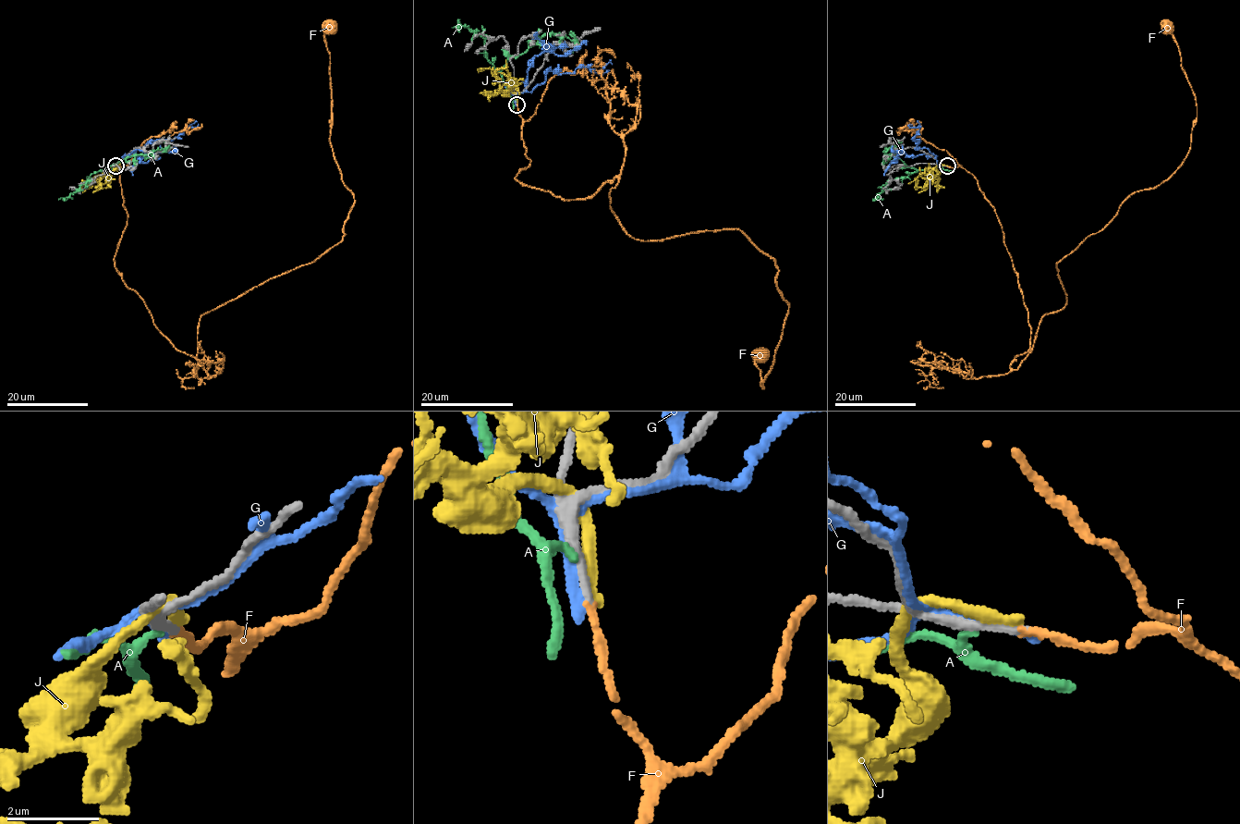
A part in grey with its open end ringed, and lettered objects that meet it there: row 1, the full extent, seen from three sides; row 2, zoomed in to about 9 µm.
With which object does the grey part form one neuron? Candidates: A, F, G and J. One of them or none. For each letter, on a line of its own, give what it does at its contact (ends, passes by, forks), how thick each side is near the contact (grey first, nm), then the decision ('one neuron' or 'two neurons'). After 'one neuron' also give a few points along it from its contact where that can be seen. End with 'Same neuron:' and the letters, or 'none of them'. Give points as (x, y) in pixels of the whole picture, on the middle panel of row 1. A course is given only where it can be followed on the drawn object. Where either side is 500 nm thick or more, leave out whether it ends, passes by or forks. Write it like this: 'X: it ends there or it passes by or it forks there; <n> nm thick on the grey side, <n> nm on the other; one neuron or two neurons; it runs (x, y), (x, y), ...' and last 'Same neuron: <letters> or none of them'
A: it passes by; 200 nm thick on the grey side, 160 nm on the other; two neurons
F: it ends there; 180 nm thick on the grey side, 140 nm on the other; one neuron; it runs (516, 104), (519, 183), (616, 177), (633, 238), (735, 228), (773, 259), (763, 388), (759, 352)
G: it passes by; 140 nm thick on the grey side, 180 nm on the other; two neurons
J: it ends there; 240 nm thick on the grey side, 320 nm on the other; two neurons
Same neuron: F

